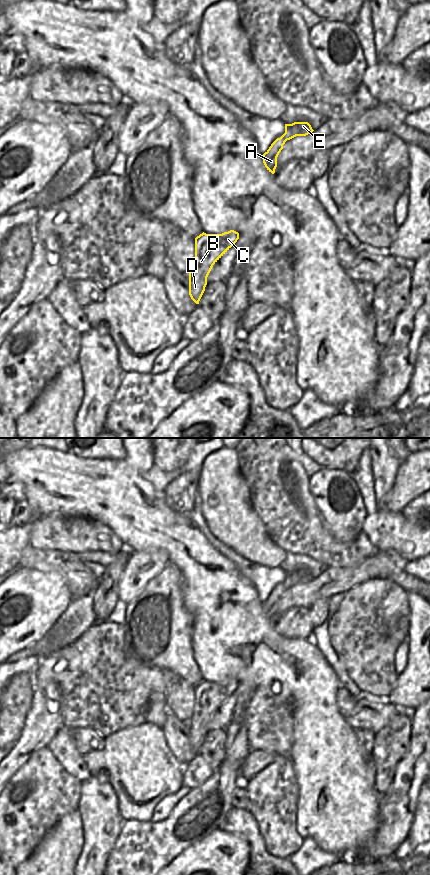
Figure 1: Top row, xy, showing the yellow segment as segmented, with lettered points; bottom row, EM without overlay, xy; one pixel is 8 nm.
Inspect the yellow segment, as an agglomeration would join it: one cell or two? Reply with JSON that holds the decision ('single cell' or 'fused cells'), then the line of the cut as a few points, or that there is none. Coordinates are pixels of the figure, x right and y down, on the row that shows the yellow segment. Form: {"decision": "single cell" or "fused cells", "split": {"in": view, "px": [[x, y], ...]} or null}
{"decision": "fused cells", "split": {"in": "xy", "px": [[281, 136], [287, 139]]}}

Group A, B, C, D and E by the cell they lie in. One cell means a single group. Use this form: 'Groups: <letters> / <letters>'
Groups: A B C D / E.

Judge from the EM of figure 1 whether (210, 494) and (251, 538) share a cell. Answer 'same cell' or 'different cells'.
same cell

